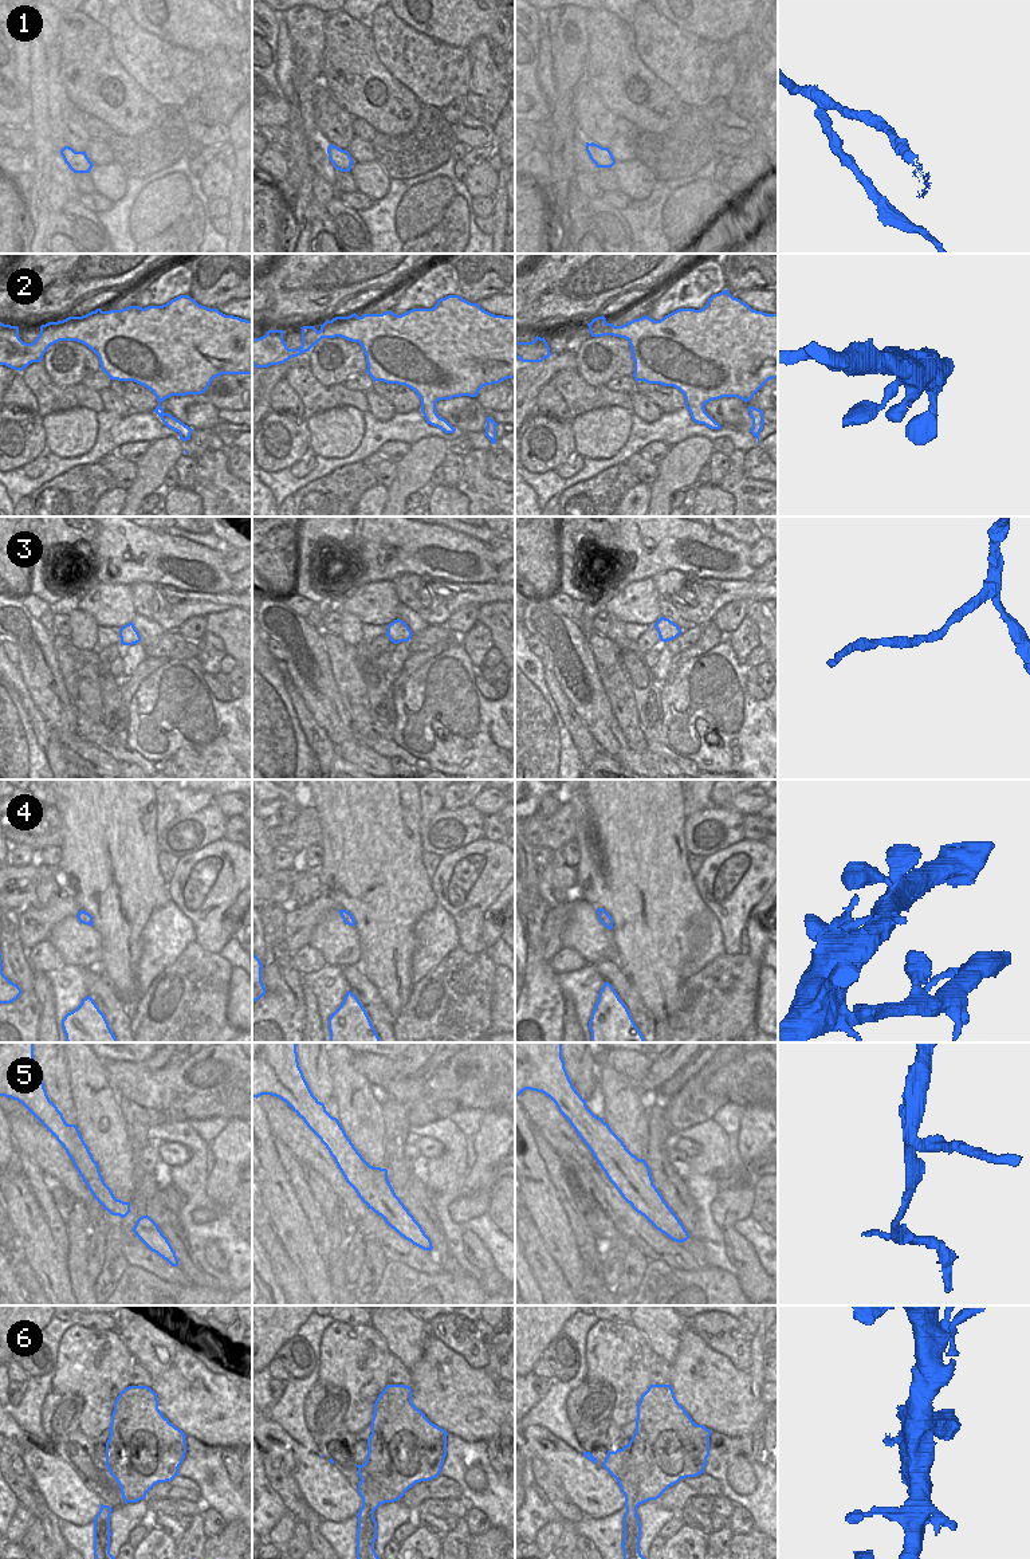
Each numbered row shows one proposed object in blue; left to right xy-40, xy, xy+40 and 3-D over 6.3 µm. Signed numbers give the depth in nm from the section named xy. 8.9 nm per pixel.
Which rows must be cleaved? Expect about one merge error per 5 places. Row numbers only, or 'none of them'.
1

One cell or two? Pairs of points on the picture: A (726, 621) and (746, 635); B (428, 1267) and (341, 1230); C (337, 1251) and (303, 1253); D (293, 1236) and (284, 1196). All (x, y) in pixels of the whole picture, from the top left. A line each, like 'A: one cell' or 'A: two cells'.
A: two cells
B: two cells
C: two cells
D: one cell

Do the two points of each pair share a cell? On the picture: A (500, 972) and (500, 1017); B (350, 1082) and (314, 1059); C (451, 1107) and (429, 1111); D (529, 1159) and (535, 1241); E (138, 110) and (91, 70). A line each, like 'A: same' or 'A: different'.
A: same
B: different
C: same
D: different
E: same

